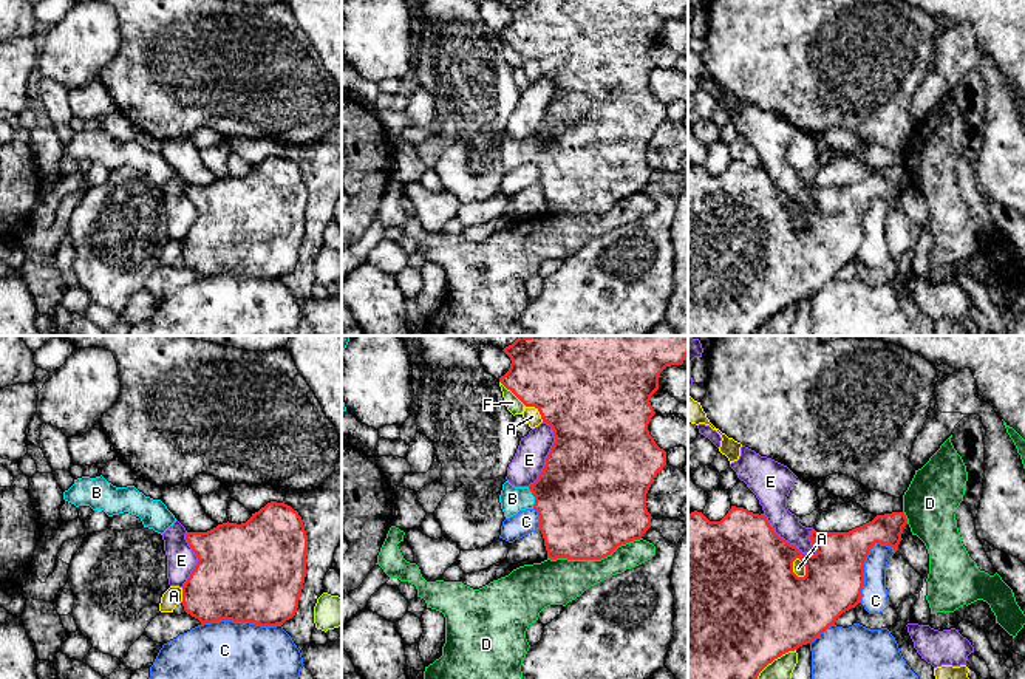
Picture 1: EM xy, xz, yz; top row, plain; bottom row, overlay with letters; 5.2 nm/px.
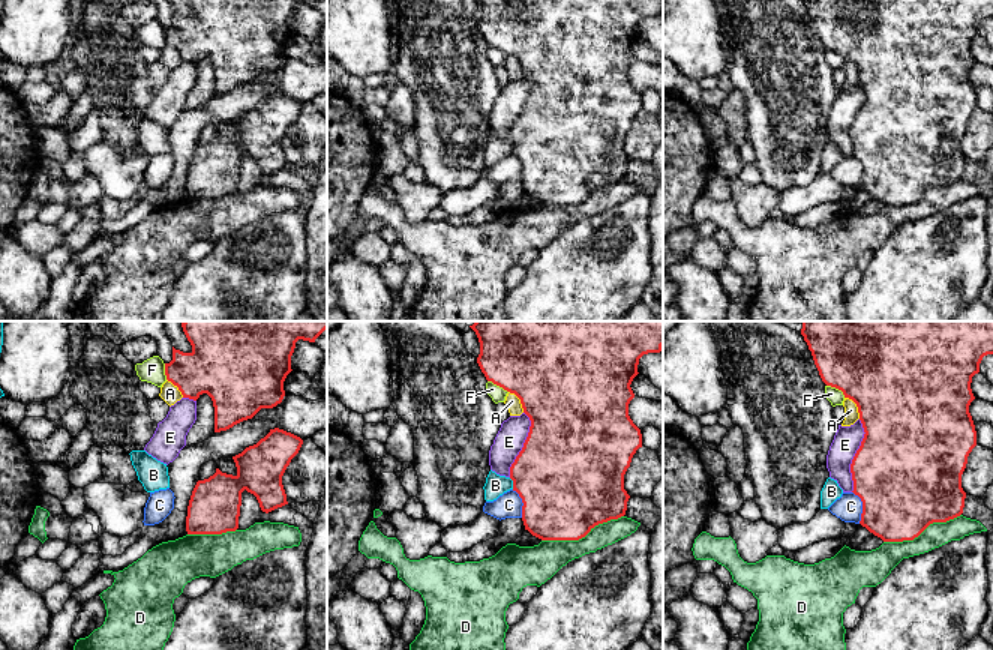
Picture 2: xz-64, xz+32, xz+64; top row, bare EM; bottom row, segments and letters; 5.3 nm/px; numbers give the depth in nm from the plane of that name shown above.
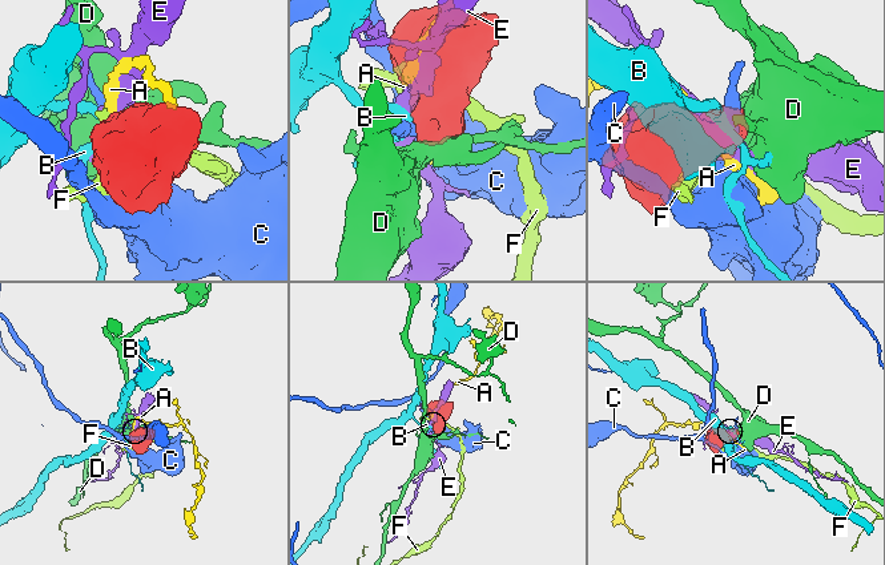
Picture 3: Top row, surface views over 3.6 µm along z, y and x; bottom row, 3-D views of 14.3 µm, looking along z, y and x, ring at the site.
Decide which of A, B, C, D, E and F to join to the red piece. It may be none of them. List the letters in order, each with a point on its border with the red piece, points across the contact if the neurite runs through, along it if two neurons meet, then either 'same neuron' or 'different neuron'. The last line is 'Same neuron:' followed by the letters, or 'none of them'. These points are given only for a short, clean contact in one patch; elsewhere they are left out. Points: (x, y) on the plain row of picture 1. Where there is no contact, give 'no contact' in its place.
A: contact yz (806, 221); different neuron
B: contact xz (535, 152); way xz (583, 149), (535, 152), (512, 152); same neuron
C: contact yz (863, 218); different neuron
D: contact xz (594, 212); different neuron
E: contact yz (787, 195); different neuron
F: contact xz (514, 47); different neuron
Same neuron: B

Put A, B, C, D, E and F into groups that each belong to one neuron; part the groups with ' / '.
A / B / C / D / E / F

